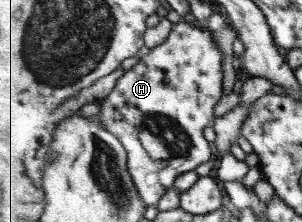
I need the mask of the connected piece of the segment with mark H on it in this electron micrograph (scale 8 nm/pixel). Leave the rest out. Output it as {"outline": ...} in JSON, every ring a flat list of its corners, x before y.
{"outline":[[178,22,173,24,173,30,169,35,169,38,159,45,150,49,149,53,140,58,138,63,132,66,129,70,126,70,124,74,117,80,112,91,100,102,101,111,98,118,103,121,103,125,107,127,108,131,111,131,127,148,128,167,131,171,136,189,140,193,140,197,146,206,156,205,163,199,163,196,167,192,175,187,176,178,179,175,188,173,200,167,202,163,206,163,208,159,214,159,214,144,208,142,208,139,204,139,204,129,213,125,216,121,215,107,224,95,224,56,222,50,217,46,214,41,214,36,211,34,210,29,202,29,194,26,188,22]]}

